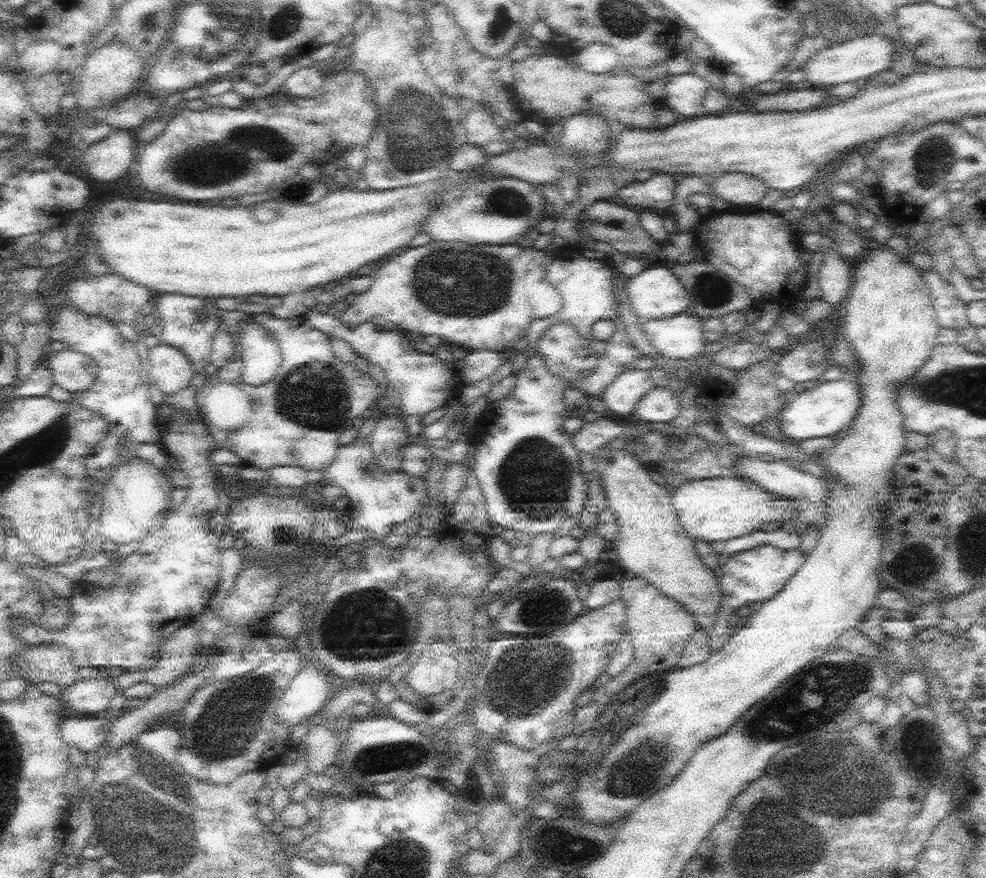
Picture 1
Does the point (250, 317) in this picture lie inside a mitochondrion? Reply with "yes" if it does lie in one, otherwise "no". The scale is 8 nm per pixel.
no

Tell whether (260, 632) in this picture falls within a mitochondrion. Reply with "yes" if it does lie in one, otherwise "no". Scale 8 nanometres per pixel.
no

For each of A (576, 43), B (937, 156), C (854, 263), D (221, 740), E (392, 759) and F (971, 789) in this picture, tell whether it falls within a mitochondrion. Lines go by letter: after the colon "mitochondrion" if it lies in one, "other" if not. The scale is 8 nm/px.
A: other
B: mitochondrion
C: other
D: mitochondrion
E: mitochondrion
F: other

